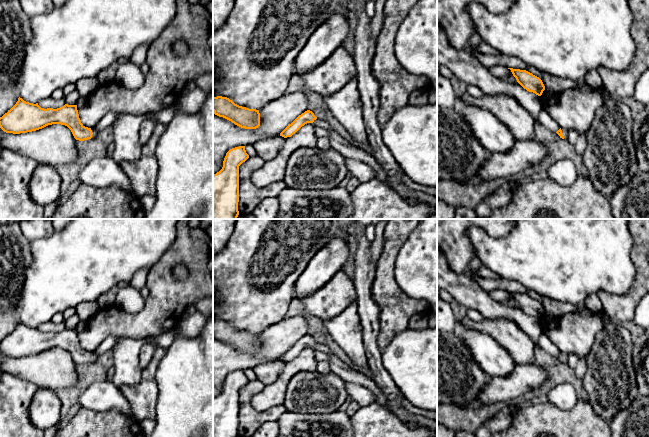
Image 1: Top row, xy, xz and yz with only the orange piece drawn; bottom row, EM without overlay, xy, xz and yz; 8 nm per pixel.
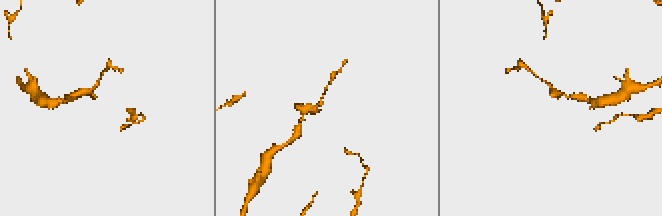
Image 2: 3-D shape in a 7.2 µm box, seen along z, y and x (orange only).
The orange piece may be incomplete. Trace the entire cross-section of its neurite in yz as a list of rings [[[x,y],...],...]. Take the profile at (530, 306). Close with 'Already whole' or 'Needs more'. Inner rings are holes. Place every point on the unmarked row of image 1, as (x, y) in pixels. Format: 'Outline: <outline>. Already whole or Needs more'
Outline: [[[513,293],[511,294],[513,300],[516,302],[517,306],[527,315],[533,316],[538,320],[541,320],[543,315],[545,314],[545,310],[542,304],[533,299],[532,297],[526,294]]]. Already whole

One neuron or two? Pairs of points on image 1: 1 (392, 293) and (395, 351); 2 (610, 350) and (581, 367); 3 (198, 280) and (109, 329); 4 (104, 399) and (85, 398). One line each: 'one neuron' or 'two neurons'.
1: two neurons
2: two neurons
3: one neuron
4: one neuron

